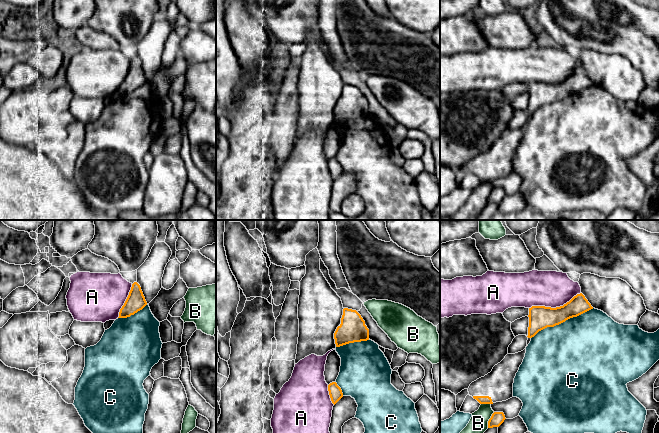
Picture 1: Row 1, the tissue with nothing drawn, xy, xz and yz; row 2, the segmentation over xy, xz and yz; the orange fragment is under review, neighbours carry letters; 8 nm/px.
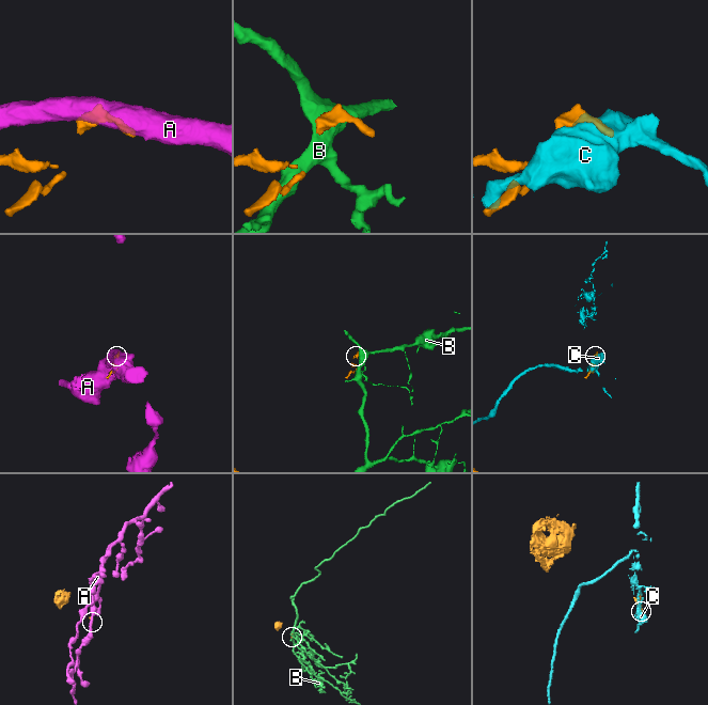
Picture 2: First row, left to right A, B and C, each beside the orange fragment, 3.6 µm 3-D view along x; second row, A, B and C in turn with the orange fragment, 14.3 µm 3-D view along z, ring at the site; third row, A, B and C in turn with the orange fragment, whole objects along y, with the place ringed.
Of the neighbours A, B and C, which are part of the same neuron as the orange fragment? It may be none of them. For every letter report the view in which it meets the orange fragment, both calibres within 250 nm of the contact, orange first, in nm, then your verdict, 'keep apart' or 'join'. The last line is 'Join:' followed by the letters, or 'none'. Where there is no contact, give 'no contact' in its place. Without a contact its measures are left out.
A: contact in yz; calibres 190 and 300 nm; keep apart
B: contact in yz; calibres 110 and 180 nm; keep apart
C: contact in yz; calibres 190 and 500 nm; keep apart
Join: none

